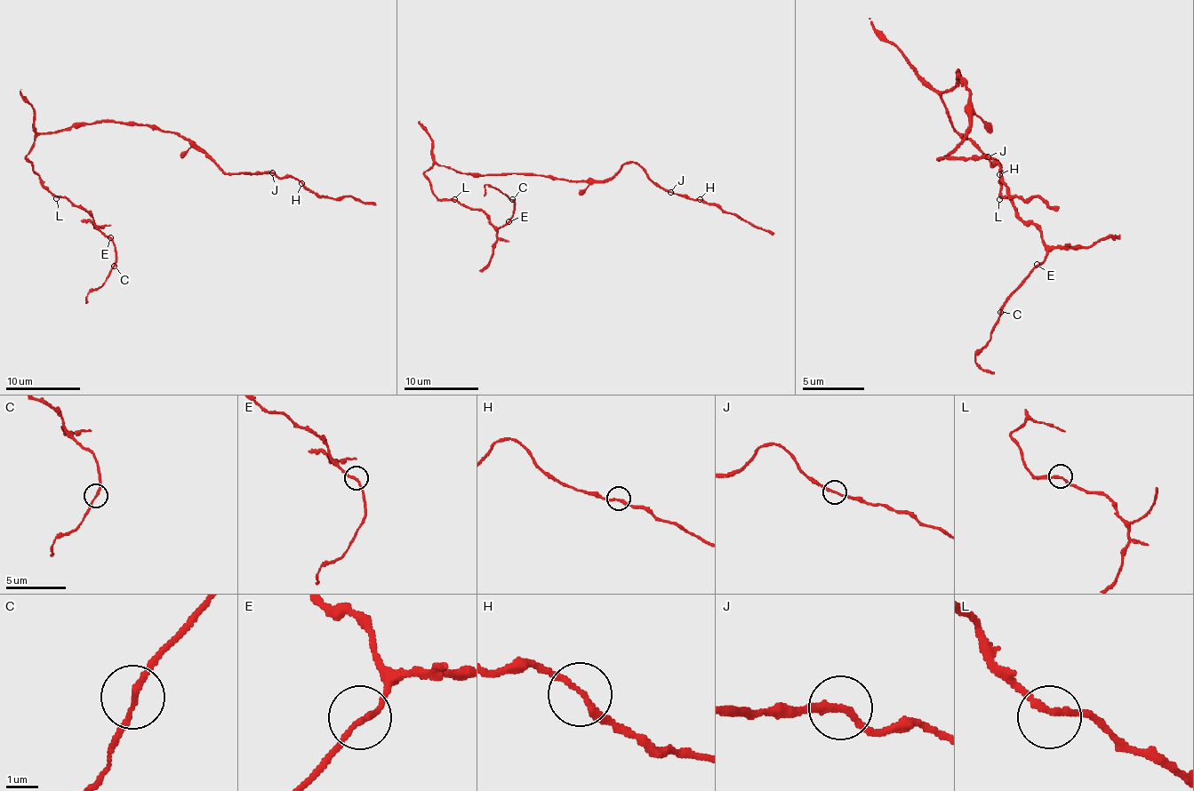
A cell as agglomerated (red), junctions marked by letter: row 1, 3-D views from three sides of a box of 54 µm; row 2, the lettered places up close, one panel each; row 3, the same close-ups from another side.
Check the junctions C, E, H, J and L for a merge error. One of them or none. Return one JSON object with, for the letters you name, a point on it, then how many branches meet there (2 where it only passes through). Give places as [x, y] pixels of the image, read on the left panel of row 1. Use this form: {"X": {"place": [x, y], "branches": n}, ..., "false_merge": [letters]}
{"false_merge": []}

